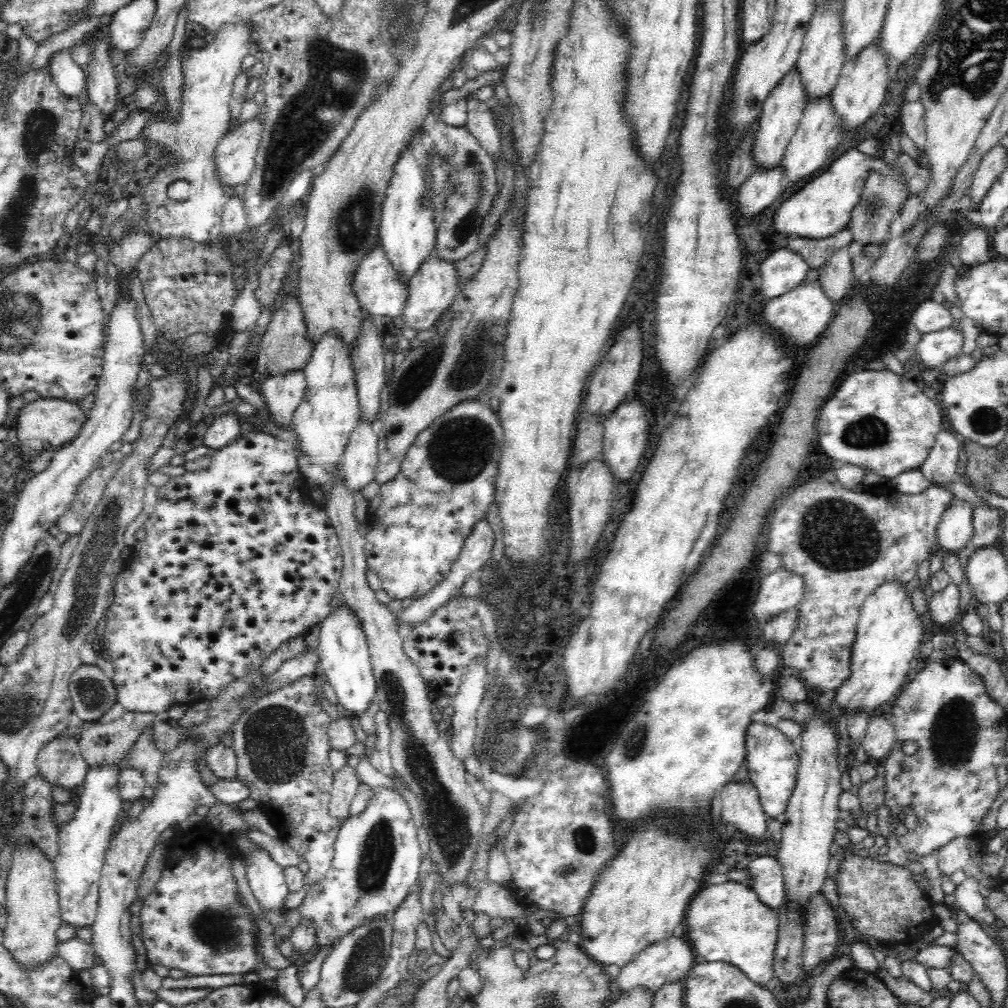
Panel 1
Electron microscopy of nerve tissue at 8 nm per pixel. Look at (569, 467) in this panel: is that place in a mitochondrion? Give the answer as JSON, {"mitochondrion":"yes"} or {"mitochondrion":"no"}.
{"mitochondrion":"no"}

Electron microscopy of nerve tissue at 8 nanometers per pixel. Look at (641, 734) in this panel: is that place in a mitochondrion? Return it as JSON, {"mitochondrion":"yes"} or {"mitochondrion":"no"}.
{"mitochondrion":"yes"}

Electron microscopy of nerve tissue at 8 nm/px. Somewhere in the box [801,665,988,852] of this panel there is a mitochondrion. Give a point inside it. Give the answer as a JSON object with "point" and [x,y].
{"point":[954,733]}

